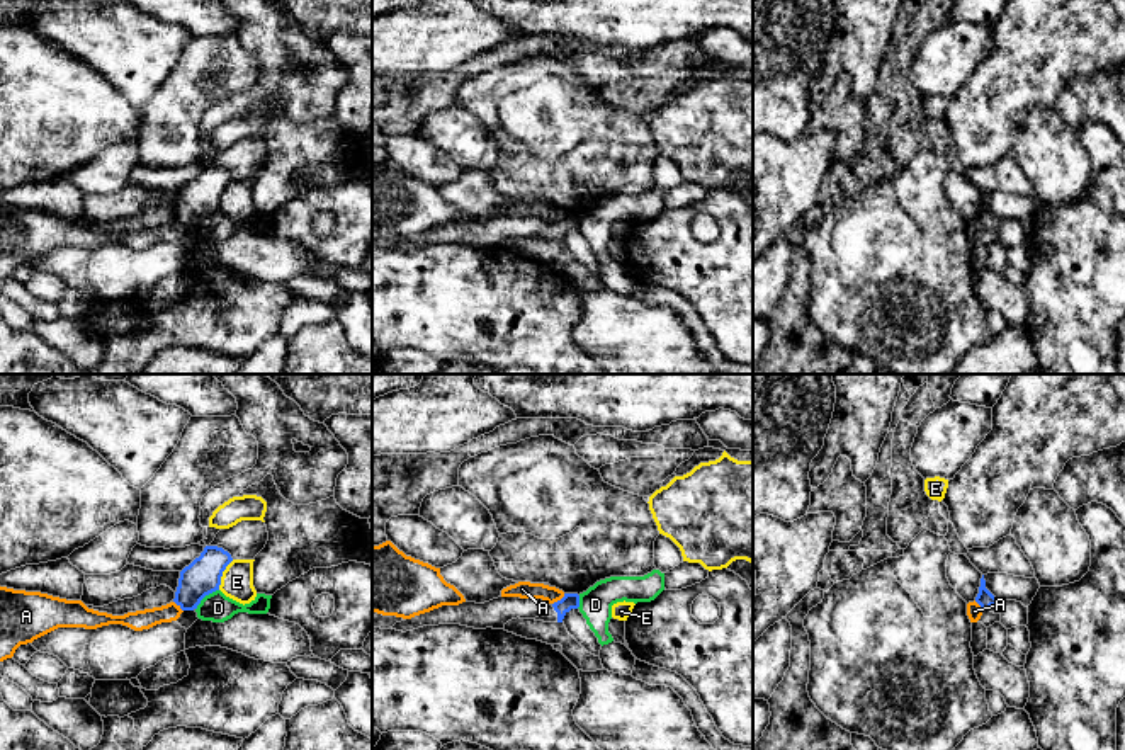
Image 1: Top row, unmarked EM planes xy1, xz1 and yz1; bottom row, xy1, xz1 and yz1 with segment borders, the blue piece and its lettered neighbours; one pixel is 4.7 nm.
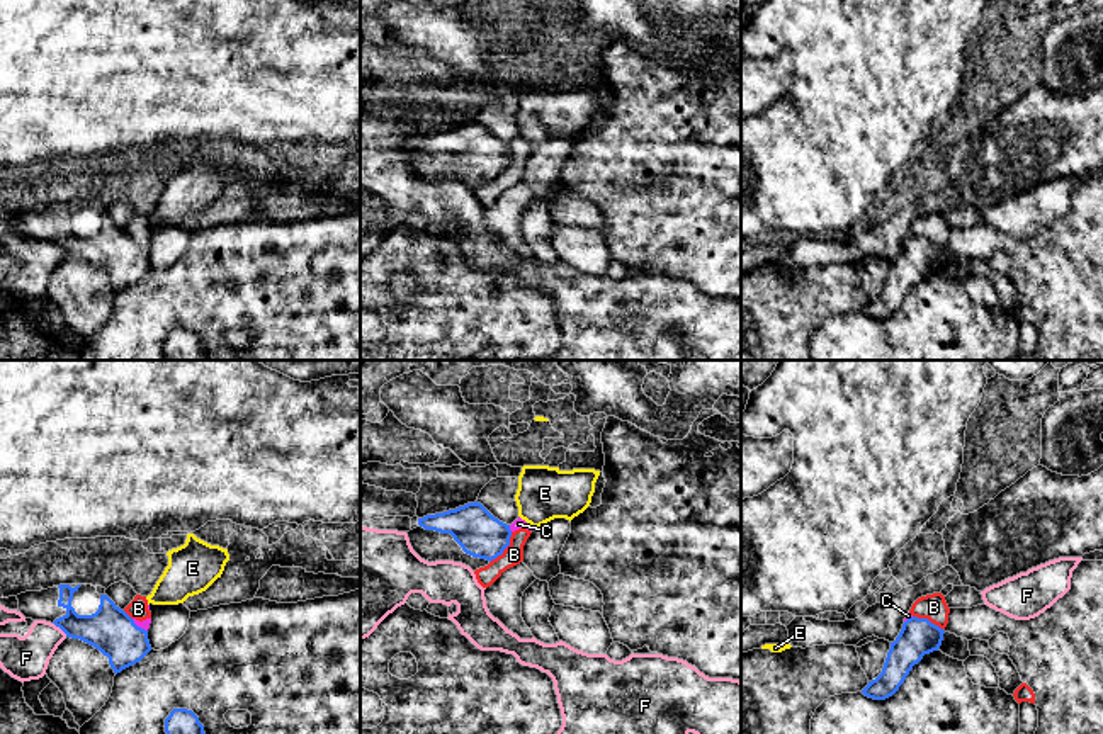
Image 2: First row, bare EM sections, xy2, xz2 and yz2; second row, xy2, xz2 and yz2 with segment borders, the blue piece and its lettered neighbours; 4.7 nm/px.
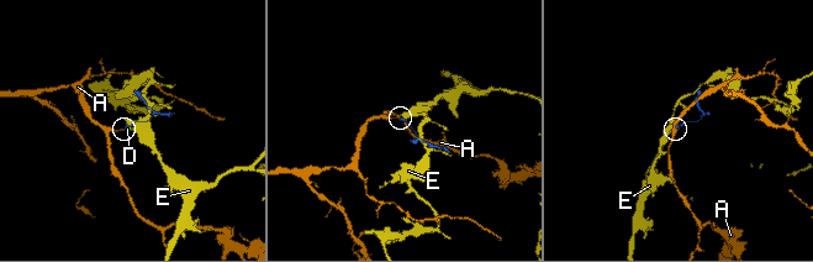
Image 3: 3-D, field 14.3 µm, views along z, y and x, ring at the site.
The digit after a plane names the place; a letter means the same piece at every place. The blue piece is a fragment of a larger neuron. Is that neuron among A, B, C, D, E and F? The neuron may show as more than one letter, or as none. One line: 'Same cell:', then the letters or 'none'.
Same cell: none

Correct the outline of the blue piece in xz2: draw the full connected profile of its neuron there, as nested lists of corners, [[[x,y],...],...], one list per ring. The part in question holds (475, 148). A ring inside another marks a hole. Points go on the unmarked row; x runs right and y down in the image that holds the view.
[[[478,121],[418,138],[418,146],[406,153],[421,178],[462,182],[472,190],[501,175],[512,156],[510,144]]]

